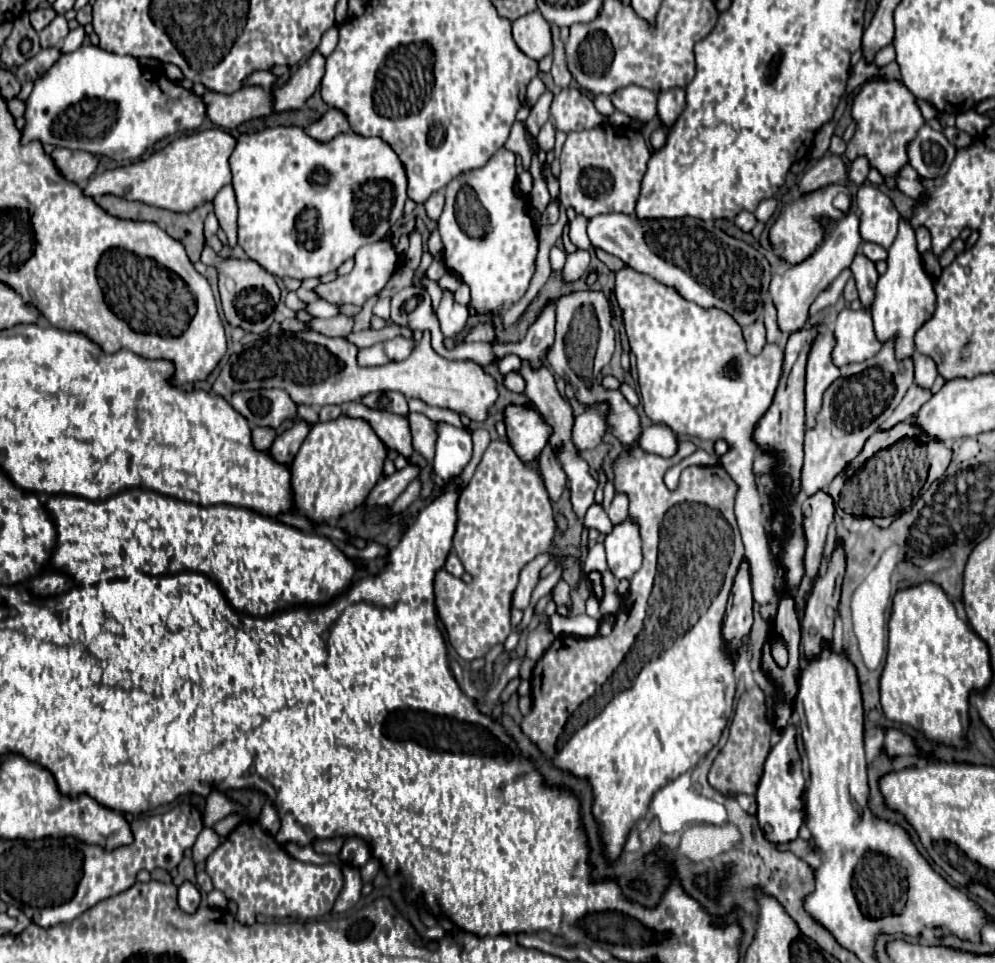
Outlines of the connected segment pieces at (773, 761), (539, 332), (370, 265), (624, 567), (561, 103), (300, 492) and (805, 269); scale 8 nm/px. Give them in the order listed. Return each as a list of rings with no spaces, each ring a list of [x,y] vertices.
[[[789,724],[783,730],[779,744],[769,752],[765,760],[765,772],[761,776],[761,782],[755,794],[759,826],[769,842],[785,844],[797,838],[799,828],[803,824],[803,816],[805,816],[803,790],[805,790],[805,774],[803,774],[803,762],[801,762],[801,754],[797,746],[797,728],[795,724]]]
[[[549,304],[541,312],[537,322],[529,328],[527,336],[517,346],[513,346],[513,344],[505,346],[503,352],[517,354],[533,370],[539,370],[547,360],[547,352],[553,346],[553,340],[555,340],[555,306]]]
[[[379,240],[375,244],[363,246],[359,248],[359,252],[355,254],[355,268],[353,272],[349,272],[347,276],[339,276],[335,282],[329,284],[321,284],[315,288],[315,292],[327,300],[327,302],[351,302],[351,304],[359,304],[363,306],[363,302],[377,294],[391,278],[393,270],[397,266],[397,254],[395,254],[395,246],[389,244],[387,240]]]
[[[625,520],[605,538],[609,570],[617,580],[631,578],[641,568],[641,536],[637,524]]]
[[[563,88],[553,98],[551,116],[555,120],[557,130],[565,132],[591,130],[607,122],[607,118],[595,110],[591,98],[579,88]]]
[[[339,416],[333,422],[315,424],[289,466],[293,508],[313,524],[331,522],[347,512],[353,512],[365,502],[371,488],[383,476],[385,458],[385,444],[363,420]]]
[[[845,214],[843,220],[831,230],[831,234],[825,238],[825,242],[817,248],[813,256],[809,256],[805,262],[797,266],[789,266],[783,276],[773,276],[769,292],[777,309],[778,326],[781,326],[783,332],[791,334],[795,328],[803,328],[803,324],[809,318],[809,306],[813,304],[817,294],[823,292],[839,276],[841,270],[851,266],[861,244],[863,240],[859,234],[859,214]]]

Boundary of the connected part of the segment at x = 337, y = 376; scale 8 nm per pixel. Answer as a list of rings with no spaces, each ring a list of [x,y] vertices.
[[[277,328],[259,336],[245,334],[227,364],[221,368],[221,374],[213,384],[213,394],[231,400],[235,392],[261,388],[281,388],[297,404],[317,408],[325,404],[341,406],[379,390],[395,390],[407,398],[419,398],[429,406],[467,416],[473,422],[485,422],[489,408],[499,398],[497,380],[487,374],[483,366],[473,360],[447,360],[439,356],[431,348],[429,330],[423,332],[421,340],[405,360],[373,368],[361,368],[357,364],[357,348],[345,338],[327,338],[313,330],[283,332]]]

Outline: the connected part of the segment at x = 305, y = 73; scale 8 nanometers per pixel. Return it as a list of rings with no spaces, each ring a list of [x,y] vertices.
[[[319,52],[311,54],[283,86],[277,86],[273,90],[273,112],[301,108],[321,84],[323,70],[325,58]]]

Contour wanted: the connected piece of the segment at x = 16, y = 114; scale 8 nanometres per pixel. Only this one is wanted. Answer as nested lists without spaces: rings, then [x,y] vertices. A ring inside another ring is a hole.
[[[13,98],[13,100],[7,100],[7,108],[9,108],[9,112],[11,112],[13,120],[15,120],[15,126],[17,126],[17,128],[23,128],[23,112],[25,112],[25,102],[23,102],[23,100]]]

